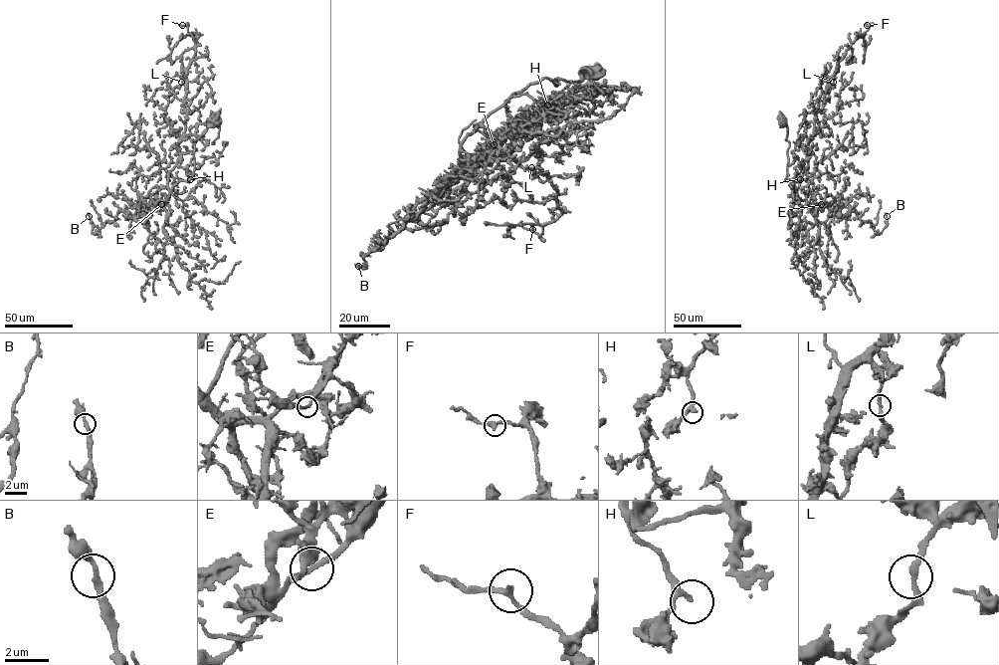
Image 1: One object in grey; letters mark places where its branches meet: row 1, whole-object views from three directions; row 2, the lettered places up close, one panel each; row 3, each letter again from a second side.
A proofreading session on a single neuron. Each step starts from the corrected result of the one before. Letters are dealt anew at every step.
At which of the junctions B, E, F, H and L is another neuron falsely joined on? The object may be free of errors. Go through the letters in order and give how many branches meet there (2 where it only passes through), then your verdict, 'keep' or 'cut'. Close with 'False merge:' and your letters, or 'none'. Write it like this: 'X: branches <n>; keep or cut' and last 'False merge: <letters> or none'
B: branches 2; keep
E: branches 2; cut
F: branches 2; keep
H: branches 2; keep
L: branches 2; keep
False merge: E

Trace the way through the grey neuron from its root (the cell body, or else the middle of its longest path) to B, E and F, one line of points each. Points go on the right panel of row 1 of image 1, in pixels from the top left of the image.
B: (783, 120), (789, 144), (785, 179), (820, 222), (838, 211), (847, 215), (854, 209), (879, 234), (887, 216)
E: (783, 120), (789, 144), (785, 179), (791, 182), (801, 199), (810, 206), (821, 204)
F: (783, 120), (789, 144), (785, 179), (796, 190), (807, 169), (808, 141), (827, 81), (867, 25)

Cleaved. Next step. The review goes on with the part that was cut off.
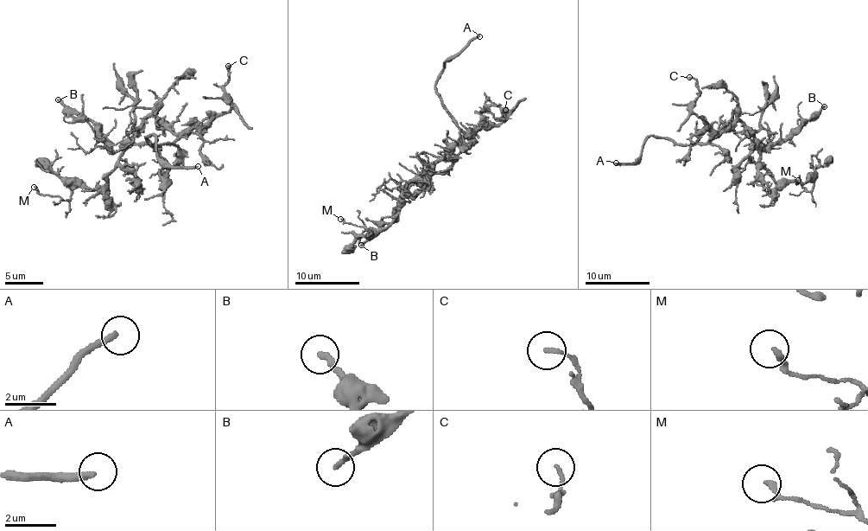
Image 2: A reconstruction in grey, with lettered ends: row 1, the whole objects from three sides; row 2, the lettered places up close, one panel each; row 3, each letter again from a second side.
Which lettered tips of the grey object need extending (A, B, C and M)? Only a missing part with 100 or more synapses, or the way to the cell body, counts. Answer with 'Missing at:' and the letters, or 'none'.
Missing at: A

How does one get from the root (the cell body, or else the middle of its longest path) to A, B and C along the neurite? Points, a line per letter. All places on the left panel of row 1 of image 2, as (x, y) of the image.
A: (152, 117), (179, 137), (160, 145), (145, 137), (152, 133), (158, 156), (171, 166), (198, 166)
B: (152, 117), (148, 117), (122, 143), (110, 145), (101, 137), (101, 131), (90, 120), (83, 120), (58, 99)
C: (152, 117), (175, 133), (209, 124), (233, 105), (224, 90), (228, 66)

